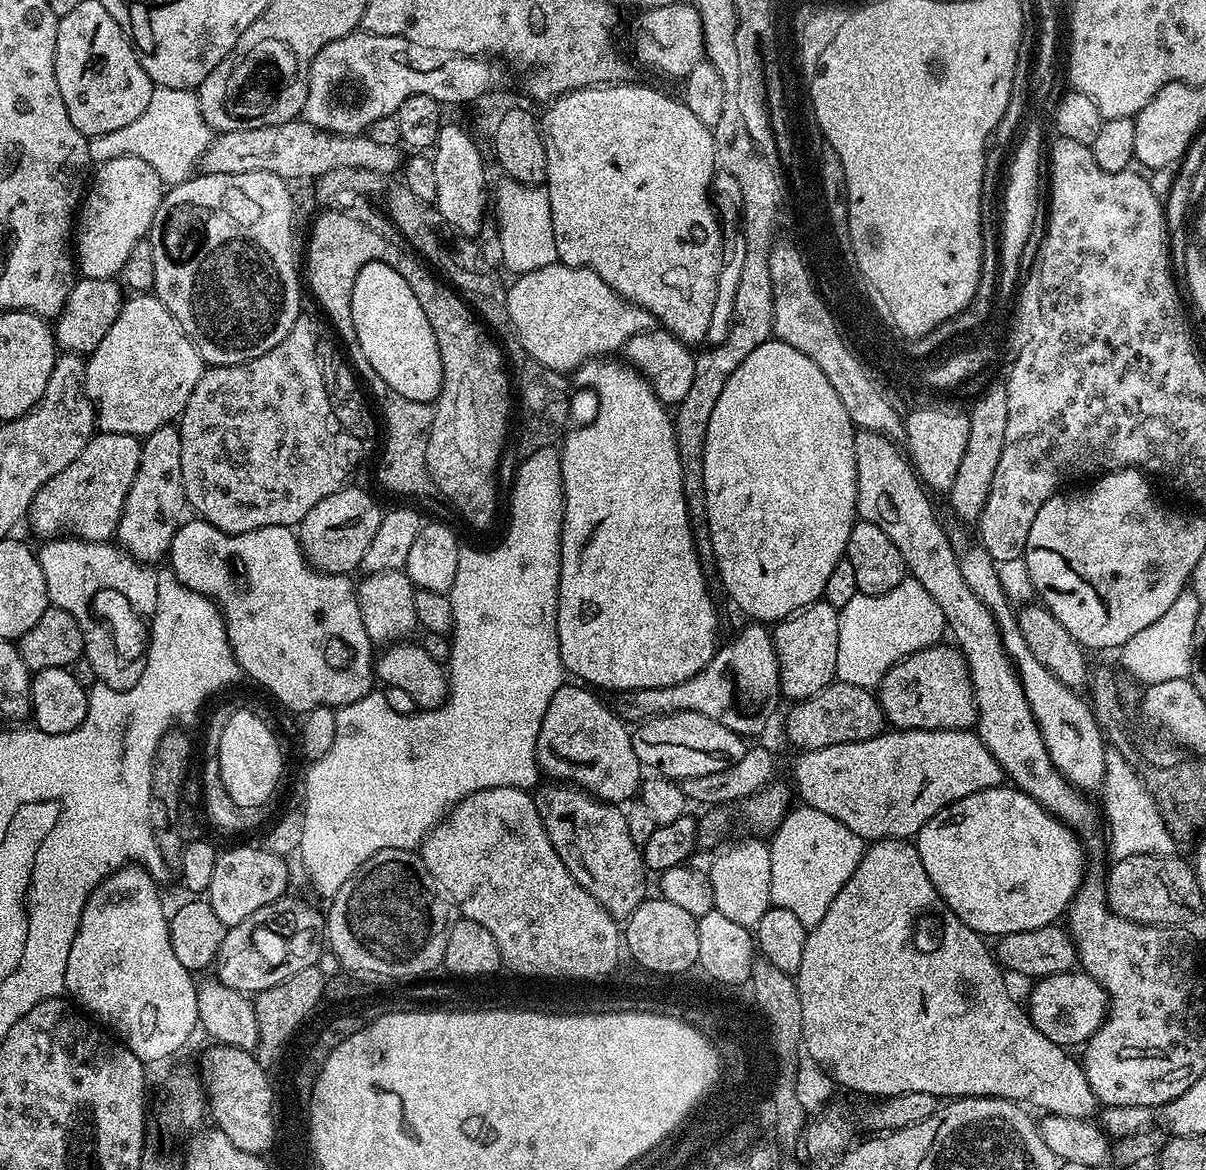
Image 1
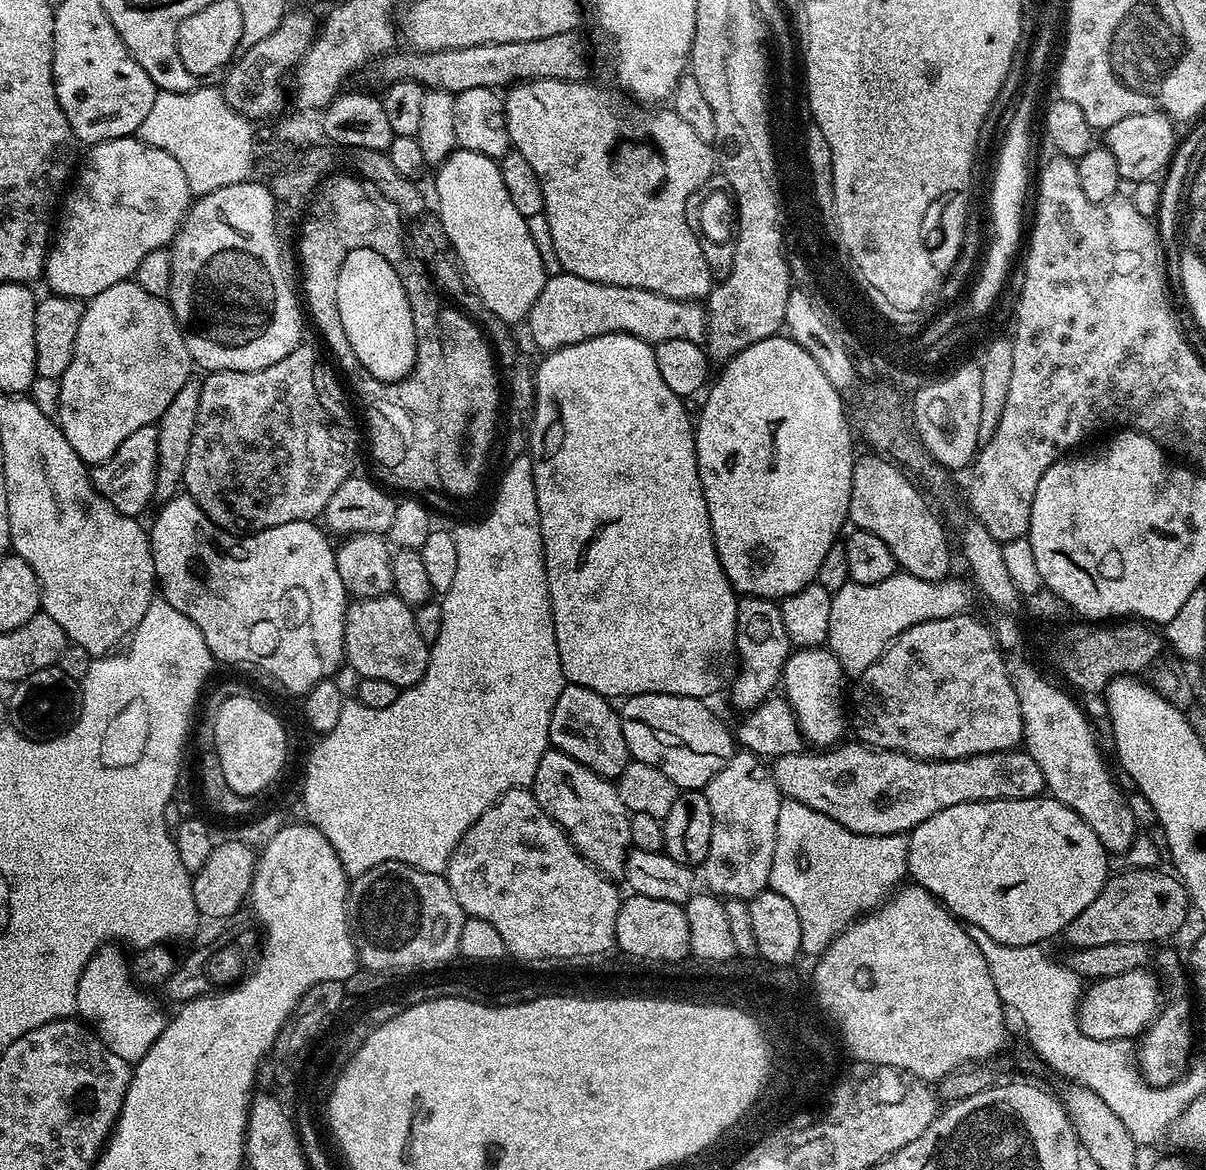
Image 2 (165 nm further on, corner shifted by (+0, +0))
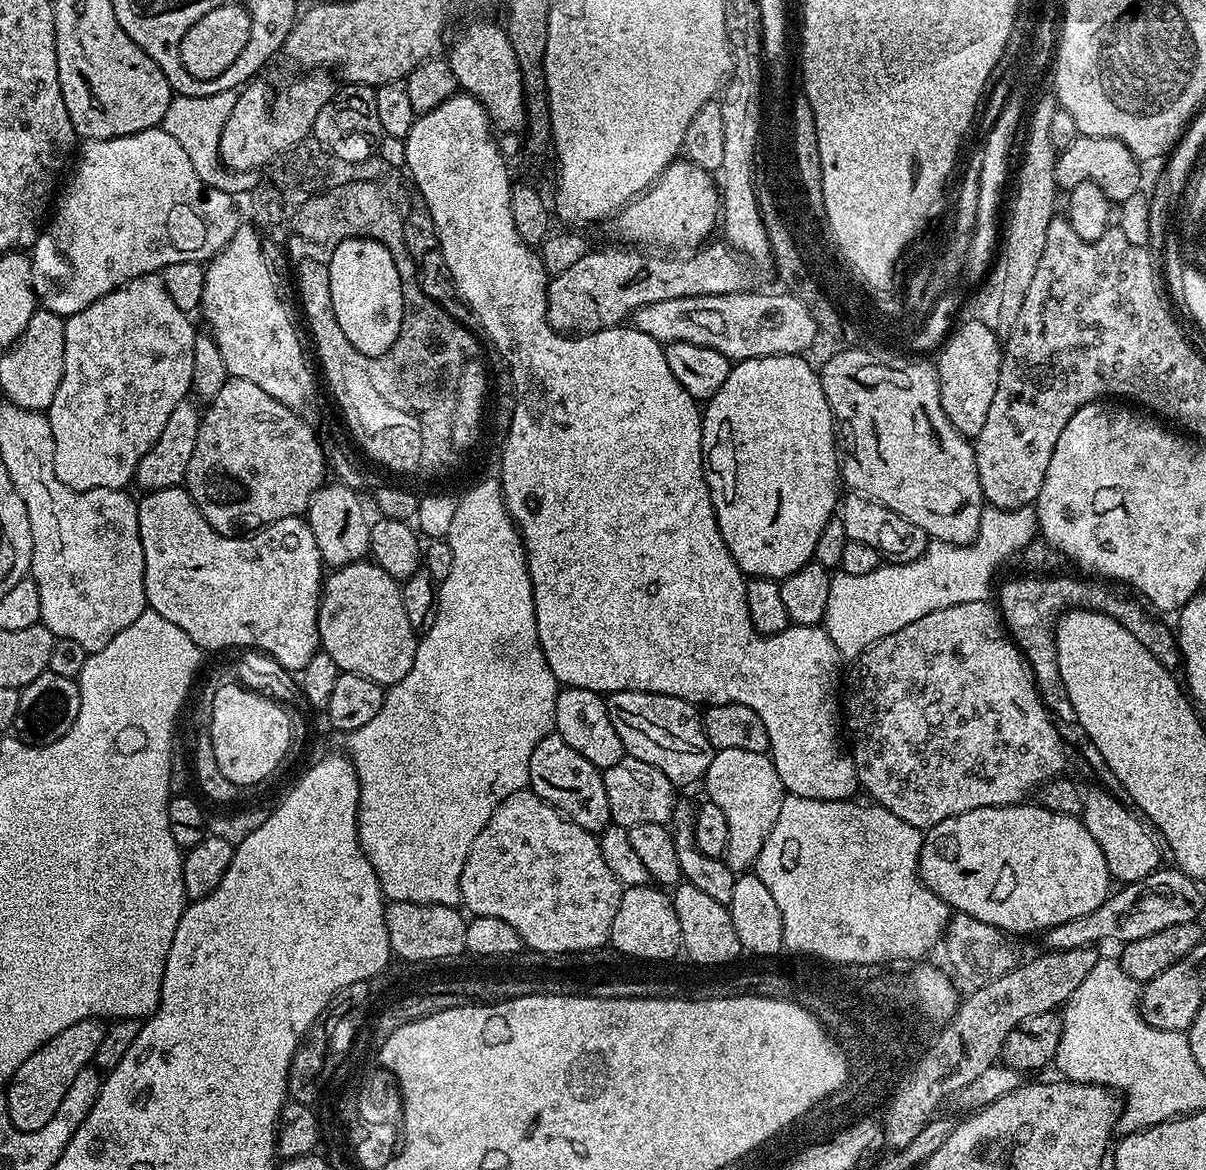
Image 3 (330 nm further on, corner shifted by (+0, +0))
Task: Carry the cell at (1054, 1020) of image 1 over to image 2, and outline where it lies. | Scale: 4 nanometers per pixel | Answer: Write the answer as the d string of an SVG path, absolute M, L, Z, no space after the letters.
M1135 968L1114 978L1089 983L1083 989L1080 1005L1076 1007L1076 1021L1082 1034L1095 1040L1128 1040L1139 1037L1162 1007L1162 984L1153 976L1144 968Z

